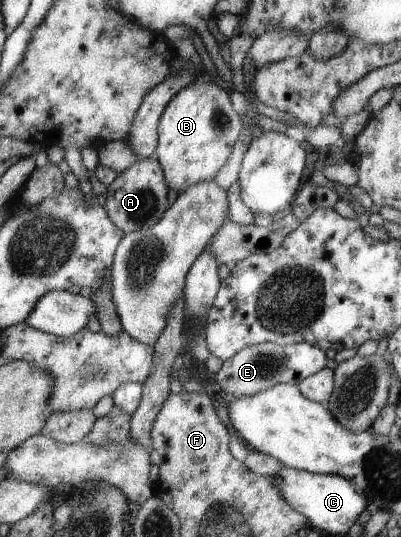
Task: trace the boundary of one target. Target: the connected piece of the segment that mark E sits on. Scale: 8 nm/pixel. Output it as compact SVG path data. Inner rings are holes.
M306 342L290 345L260 343L241 349L232 358L223 360L221 369L216 373L218 385L234 397L250 397L277 384L298 385L303 379L316 374L326 367L328 358L321 347Z

